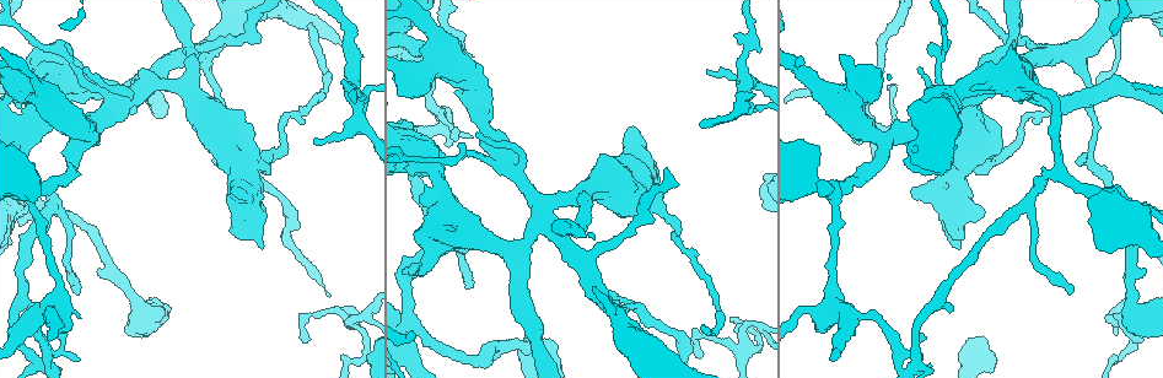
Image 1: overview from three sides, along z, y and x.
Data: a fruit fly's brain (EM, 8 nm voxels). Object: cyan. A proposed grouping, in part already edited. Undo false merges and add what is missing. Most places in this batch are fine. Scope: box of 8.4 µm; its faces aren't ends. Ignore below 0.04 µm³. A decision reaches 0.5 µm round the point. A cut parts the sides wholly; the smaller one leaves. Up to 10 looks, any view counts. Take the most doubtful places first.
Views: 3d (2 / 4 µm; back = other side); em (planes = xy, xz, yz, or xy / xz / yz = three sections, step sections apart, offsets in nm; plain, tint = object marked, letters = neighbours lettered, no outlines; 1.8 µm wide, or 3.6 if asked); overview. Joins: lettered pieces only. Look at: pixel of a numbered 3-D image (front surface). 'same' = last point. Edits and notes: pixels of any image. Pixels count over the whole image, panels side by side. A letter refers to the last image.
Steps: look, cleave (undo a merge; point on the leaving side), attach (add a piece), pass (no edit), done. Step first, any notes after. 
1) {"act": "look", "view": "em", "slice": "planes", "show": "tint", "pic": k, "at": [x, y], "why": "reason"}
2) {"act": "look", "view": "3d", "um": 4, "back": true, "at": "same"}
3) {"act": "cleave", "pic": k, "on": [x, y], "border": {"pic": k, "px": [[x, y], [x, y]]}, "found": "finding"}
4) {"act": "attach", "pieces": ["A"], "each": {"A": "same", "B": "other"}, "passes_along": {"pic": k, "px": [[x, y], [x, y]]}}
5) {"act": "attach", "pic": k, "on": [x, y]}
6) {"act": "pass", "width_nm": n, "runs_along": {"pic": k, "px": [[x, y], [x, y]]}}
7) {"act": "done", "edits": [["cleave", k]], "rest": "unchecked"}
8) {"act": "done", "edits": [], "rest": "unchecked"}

{"act": "look", "view": "em", "slice": "planes", "show": "letters", "pic": 1, "at": [744, 356], "why": "three arms meet"}

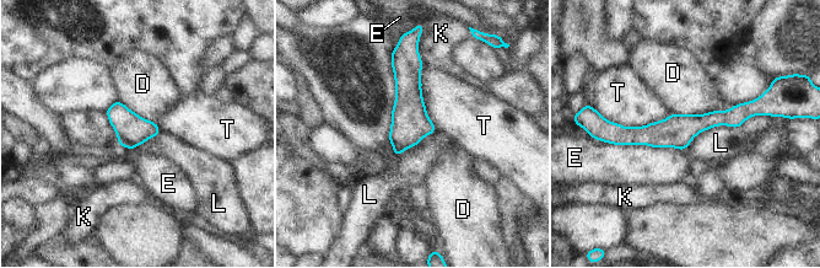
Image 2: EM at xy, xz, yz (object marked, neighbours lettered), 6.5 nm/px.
{"act": "pass", "each": {"D": "other", "E": "other", "K": "other", "L": "other", "T": "other"}, "found": "all the same neuron"}

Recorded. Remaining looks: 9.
{"act": "look", "view": "3d", "um": 2, "pic": 1, "at": [357, 123], "why": "abrupt turn"}

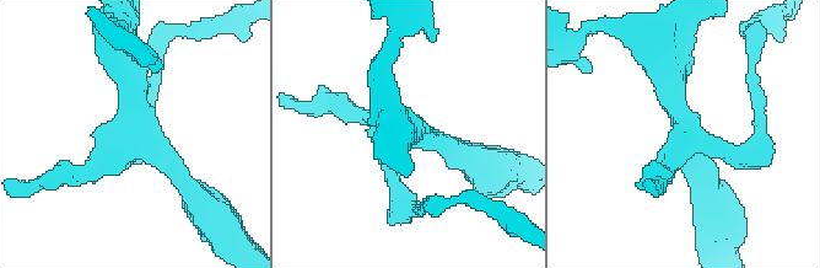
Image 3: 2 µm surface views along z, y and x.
{"act": "look", "view": "em", "um": 3.6, "slice": "planes", "show": "tint", "pic": 3, "at": [687, 126]}

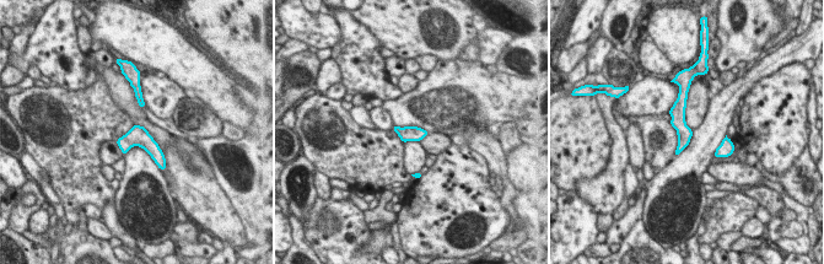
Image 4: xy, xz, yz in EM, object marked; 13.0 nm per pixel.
{"act": "look", "view": "em", "um": 3.6, "slice": "planes", "show": "letters", "at": "same", "why": "see the neighbours"}

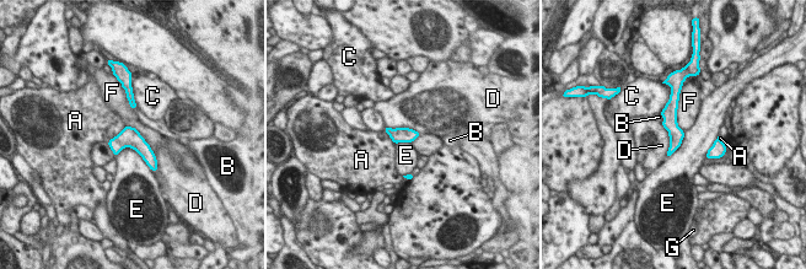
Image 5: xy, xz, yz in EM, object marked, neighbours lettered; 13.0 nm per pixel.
{"act": "pass", "each": {"A": "other", "B": "other", "C": "other", "D": "other", "E": "other", "F": "other", "G": "other"}, "border": {"pic": 5, "px": [[114, 155], [132, 148], [151, 171]]}, "found": "one neuron here"}

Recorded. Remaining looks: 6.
{"act": "look", "view": "em", "slice": "planes", "show": "tint", "pic": 1, "at": [112, 110]}

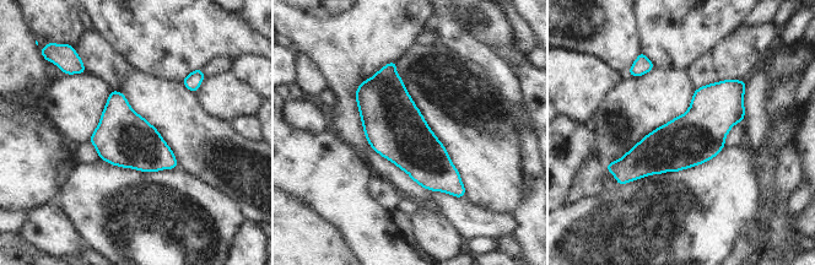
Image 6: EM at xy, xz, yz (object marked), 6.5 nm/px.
{"act": "look", "view": "em", "slice": "planes", "show": "letters", "at": "same", "why": "see the neighbours"}

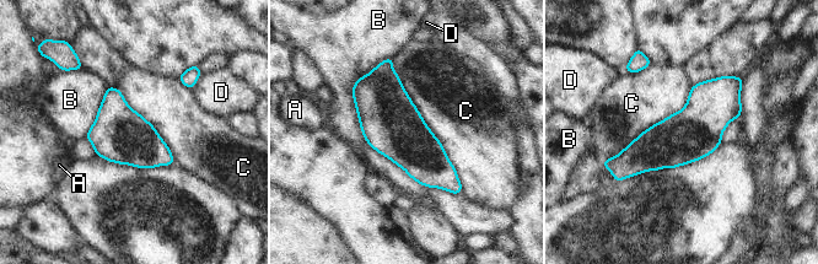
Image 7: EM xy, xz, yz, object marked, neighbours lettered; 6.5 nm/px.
{"act": "pass", "width_nm": 340, "each": {"A": "other", "B": "other", "C": "other", "D": "other"}, "border": {"pic": 7, "px": [[391, 58], [462, 193]]}, "found": "all the same neuron"}

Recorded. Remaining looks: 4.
{"act": "look", "view": "3d", "um": 2, "pic": 1, "at": [1014, 39], "why": "stops while still wide"}

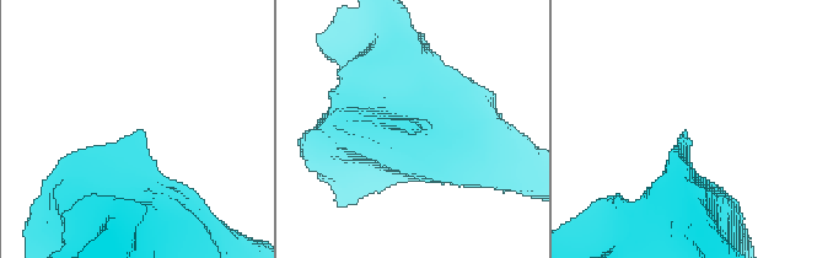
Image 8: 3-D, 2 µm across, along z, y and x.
{"act": "look", "view": "em", "um": 3.6, "slice": "planes", "show": "plain", "pic": 8, "at": [684, 130]}

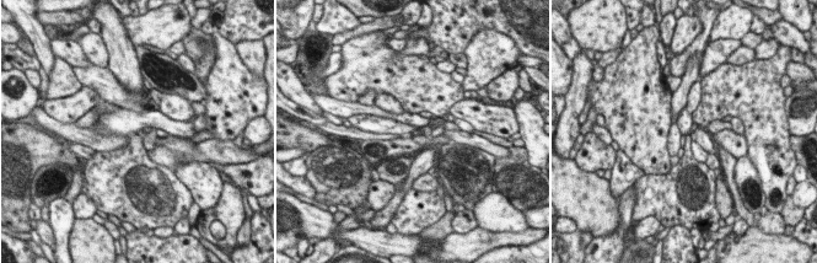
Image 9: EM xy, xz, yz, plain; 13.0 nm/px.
{"act": "look", "view": "em", "um": 3.6, "slice": "planes", "show": "letters", "at": "same", "why": "what lies round it"}

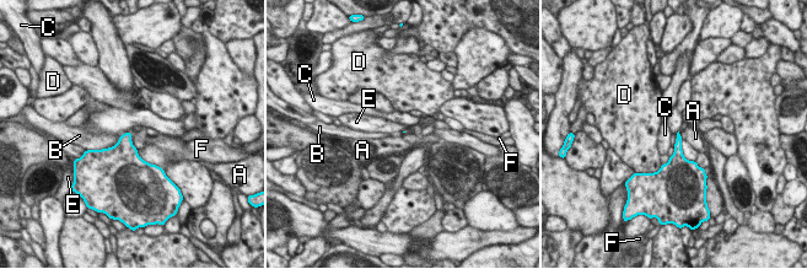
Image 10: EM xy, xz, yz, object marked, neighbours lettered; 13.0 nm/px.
{"act": "pass", "each": {"A": "other", "B": "other", "C": "other", "D": "other", "E": "other", "F": "other"}, "found": "no lettered piece goes on from it"}

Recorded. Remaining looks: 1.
{"act": "done", "edits": [], "rest": "unchecked"}

